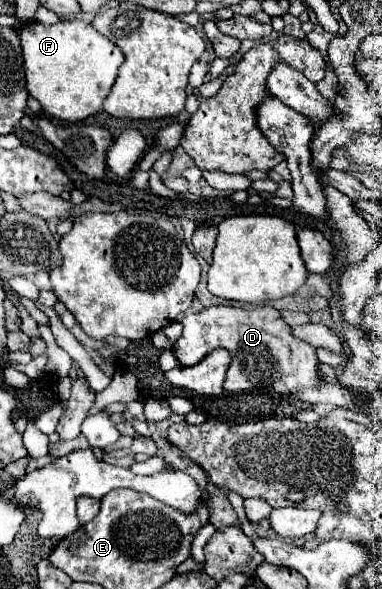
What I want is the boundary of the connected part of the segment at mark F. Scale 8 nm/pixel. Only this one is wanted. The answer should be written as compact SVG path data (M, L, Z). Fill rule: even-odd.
M60 20L52 26L30 22L20 28L18 36L22 42L22 56L26 68L26 90L32 98L36 98L42 104L42 110L48 116L74 124L88 116L94 116L102 108L102 102L116 80L118 68L124 62L124 56L118 46L108 42L92 24L86 24L82 20Z

